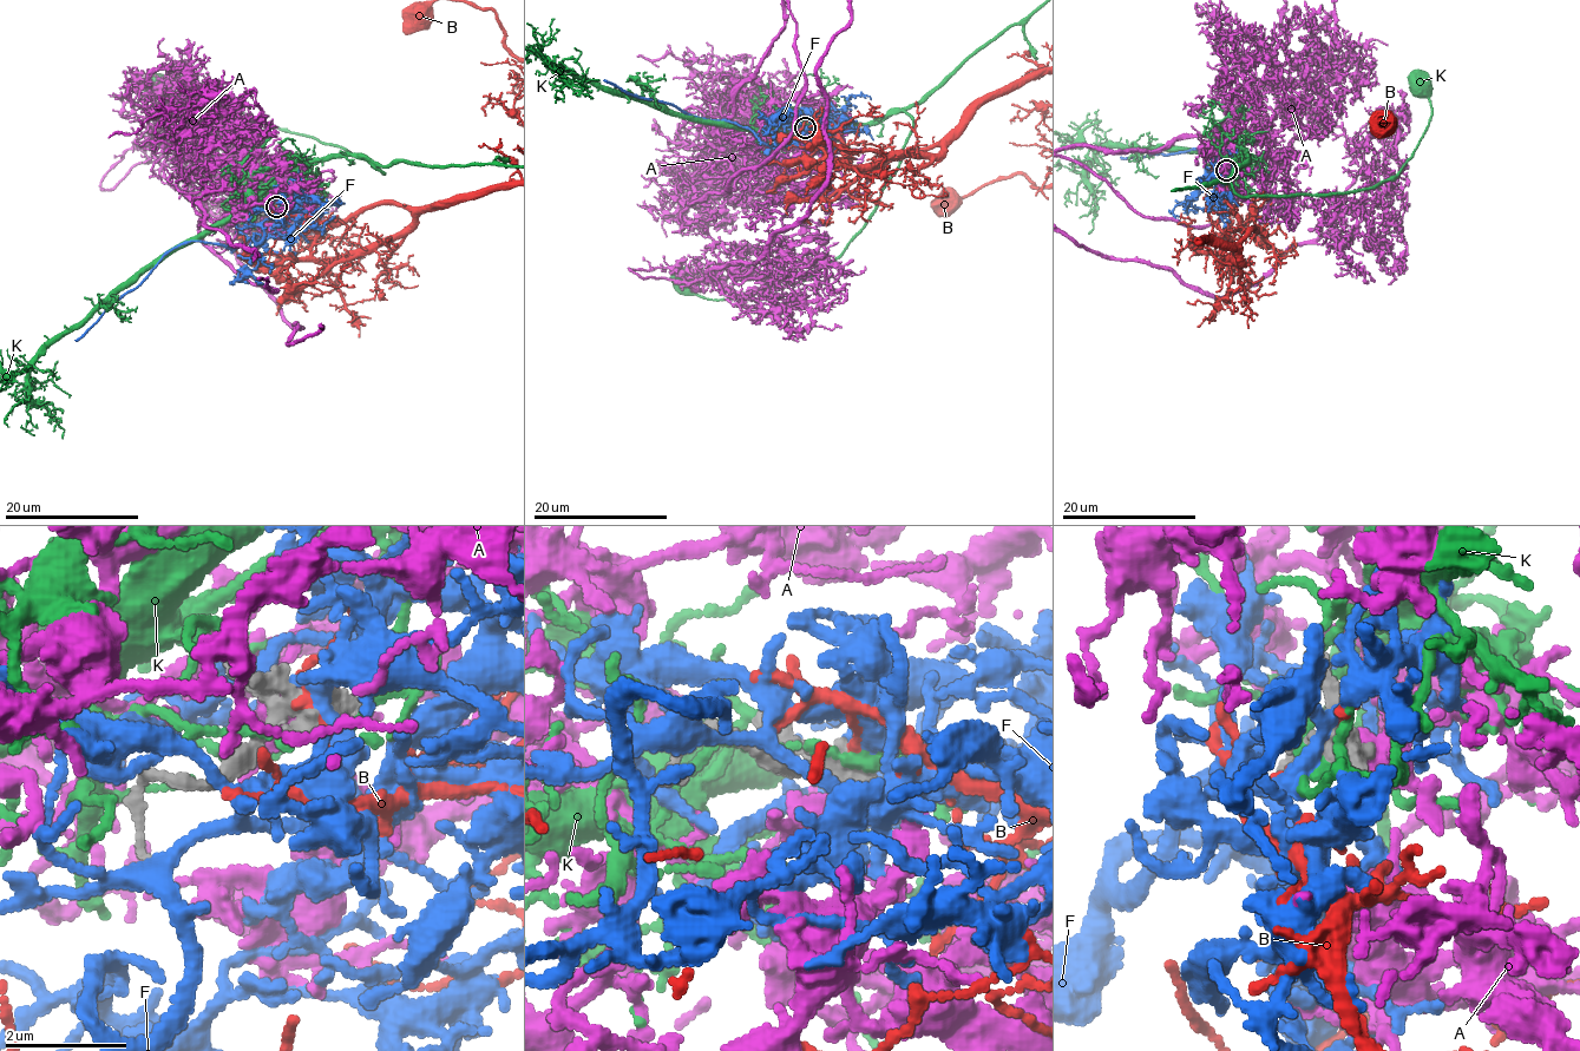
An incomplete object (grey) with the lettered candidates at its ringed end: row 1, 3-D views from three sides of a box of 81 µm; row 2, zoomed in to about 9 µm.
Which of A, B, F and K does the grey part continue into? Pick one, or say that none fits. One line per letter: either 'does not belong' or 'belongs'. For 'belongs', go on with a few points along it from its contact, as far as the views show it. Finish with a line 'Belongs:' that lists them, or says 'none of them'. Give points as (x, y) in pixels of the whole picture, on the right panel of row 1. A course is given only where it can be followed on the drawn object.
A: belongs
B: does not belong
F: does not belong
K: does not belong
Belongs: A

